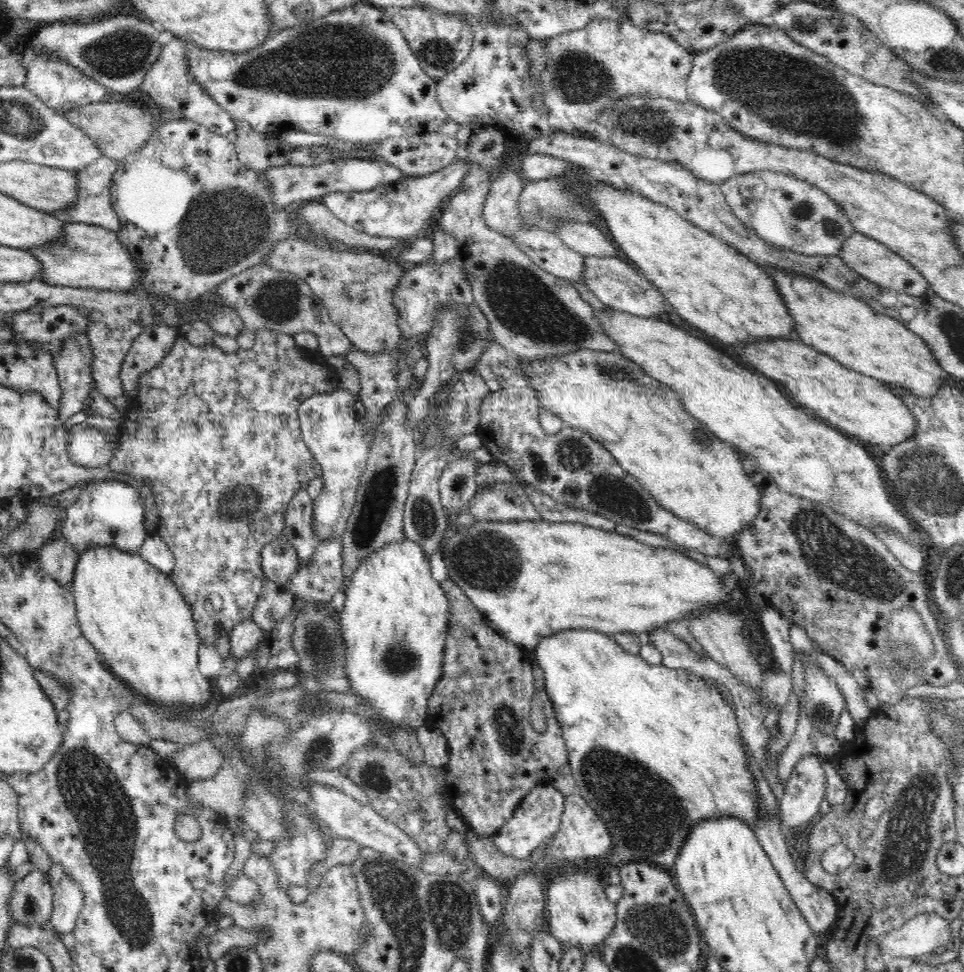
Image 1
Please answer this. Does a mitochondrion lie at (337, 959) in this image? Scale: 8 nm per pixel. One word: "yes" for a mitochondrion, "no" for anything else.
no

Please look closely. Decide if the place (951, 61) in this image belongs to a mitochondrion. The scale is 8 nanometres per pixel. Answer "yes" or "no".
yes

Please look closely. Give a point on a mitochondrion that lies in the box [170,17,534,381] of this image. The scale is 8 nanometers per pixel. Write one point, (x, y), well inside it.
(323, 60)

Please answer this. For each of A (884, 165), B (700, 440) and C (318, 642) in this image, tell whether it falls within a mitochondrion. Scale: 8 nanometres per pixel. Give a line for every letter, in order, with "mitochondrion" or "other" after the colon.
A: other
B: mitochondrion
C: mitochondrion

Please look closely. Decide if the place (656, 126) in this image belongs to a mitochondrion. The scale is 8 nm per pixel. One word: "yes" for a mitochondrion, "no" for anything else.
yes

